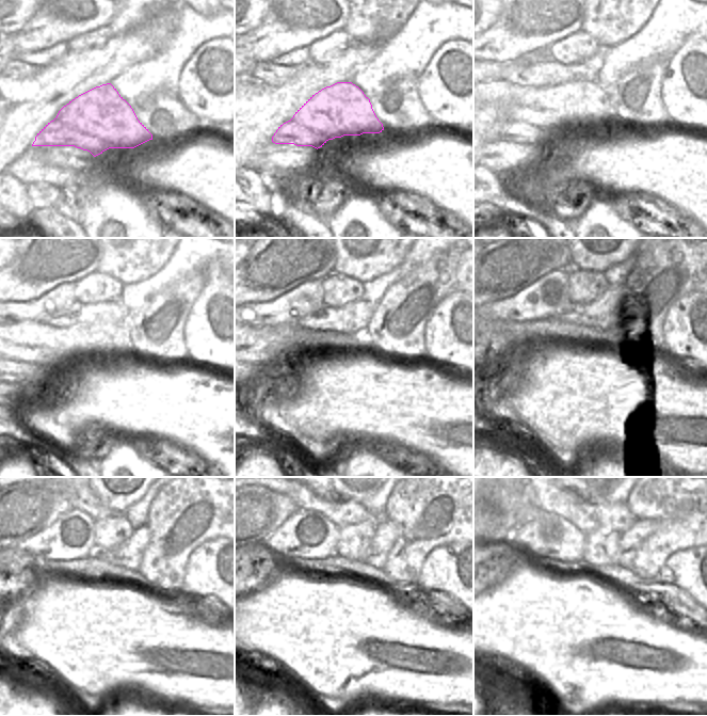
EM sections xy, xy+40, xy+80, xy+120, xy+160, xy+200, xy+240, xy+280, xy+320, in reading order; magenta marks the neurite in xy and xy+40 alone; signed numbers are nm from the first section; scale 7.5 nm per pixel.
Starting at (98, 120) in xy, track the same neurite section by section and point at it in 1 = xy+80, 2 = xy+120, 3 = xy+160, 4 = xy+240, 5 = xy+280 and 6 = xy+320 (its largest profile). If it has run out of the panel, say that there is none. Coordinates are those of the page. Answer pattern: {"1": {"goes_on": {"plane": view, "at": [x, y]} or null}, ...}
{"1": {"goes_on": {"plane": "xy+80", "at": [531, 112]}}, "2": {"goes_on": {"plane": "xy+120", "at": [19, 352]}}, "3": {"goes_on": {"plane": "xy+160", "at": [256, 346]}}, "4": {"goes_on": {"plane": "xy+240", "at": [17, 568]}}, "5": {"goes_on": {"plane": "xy+280", "at": [256, 563]}}, "6": {"goes_on": {"plane": "xy+320", "at": [495, 561]}}}

